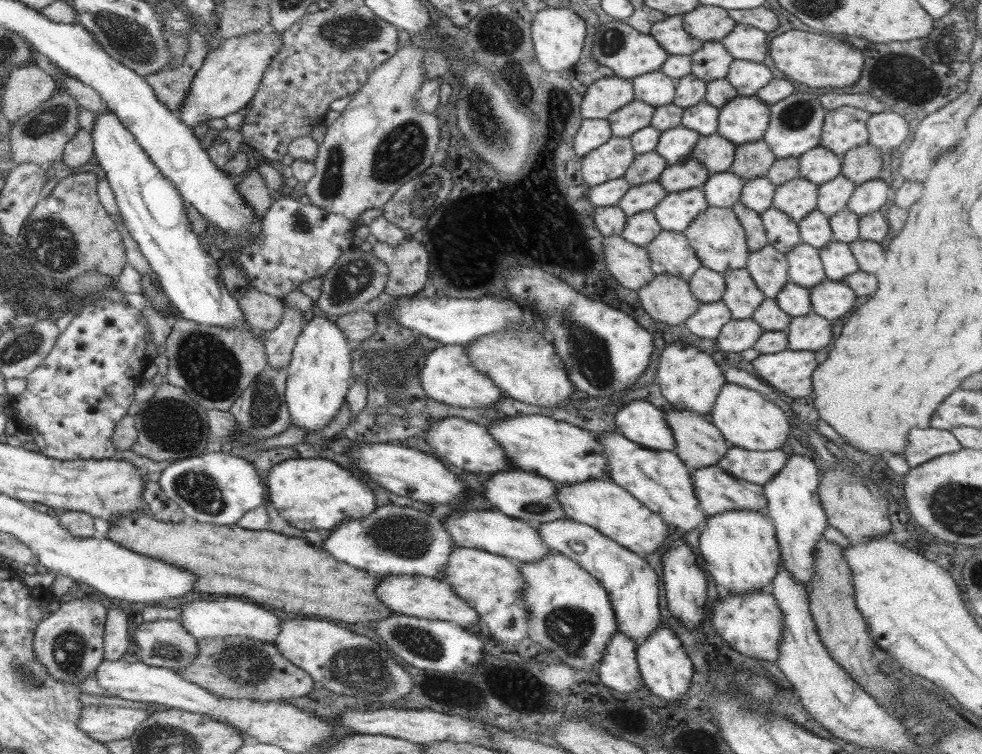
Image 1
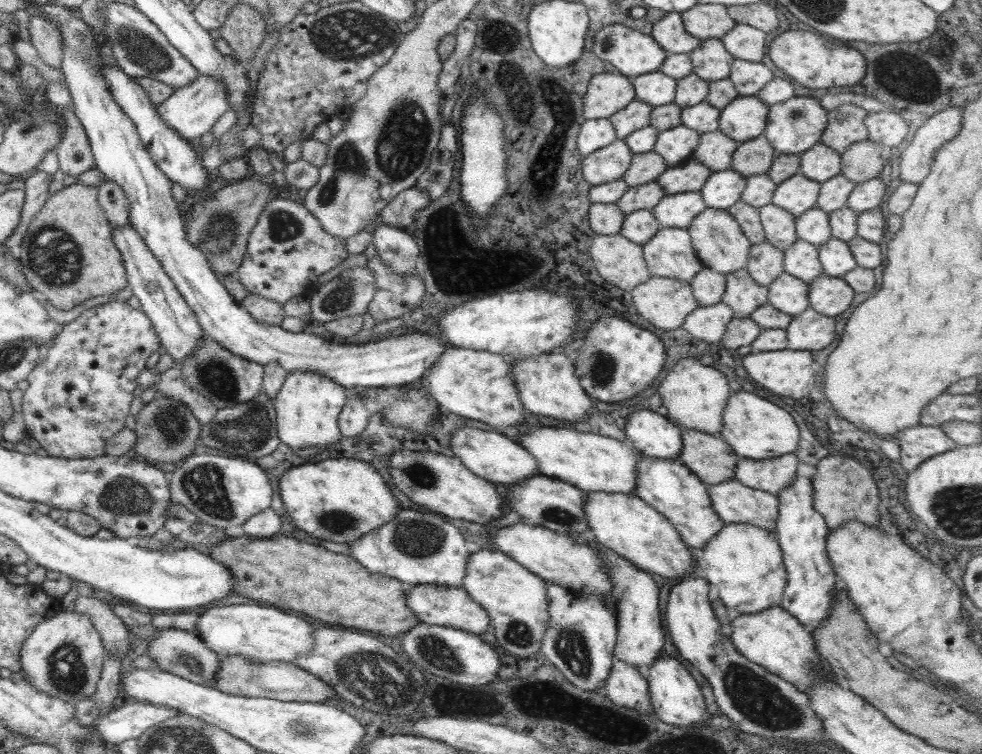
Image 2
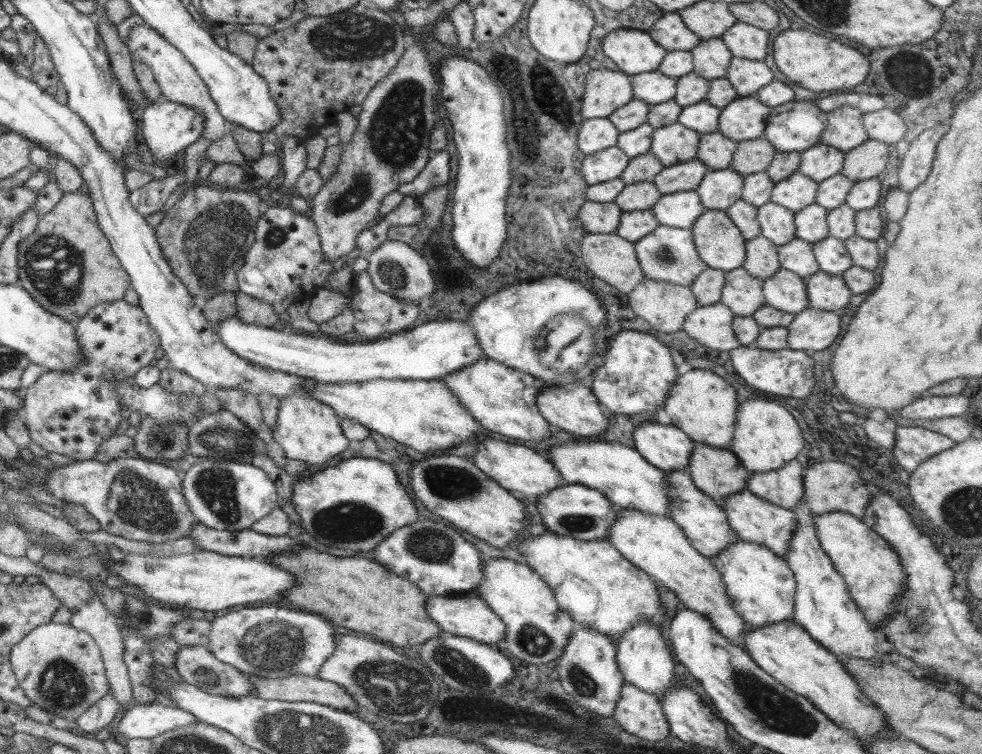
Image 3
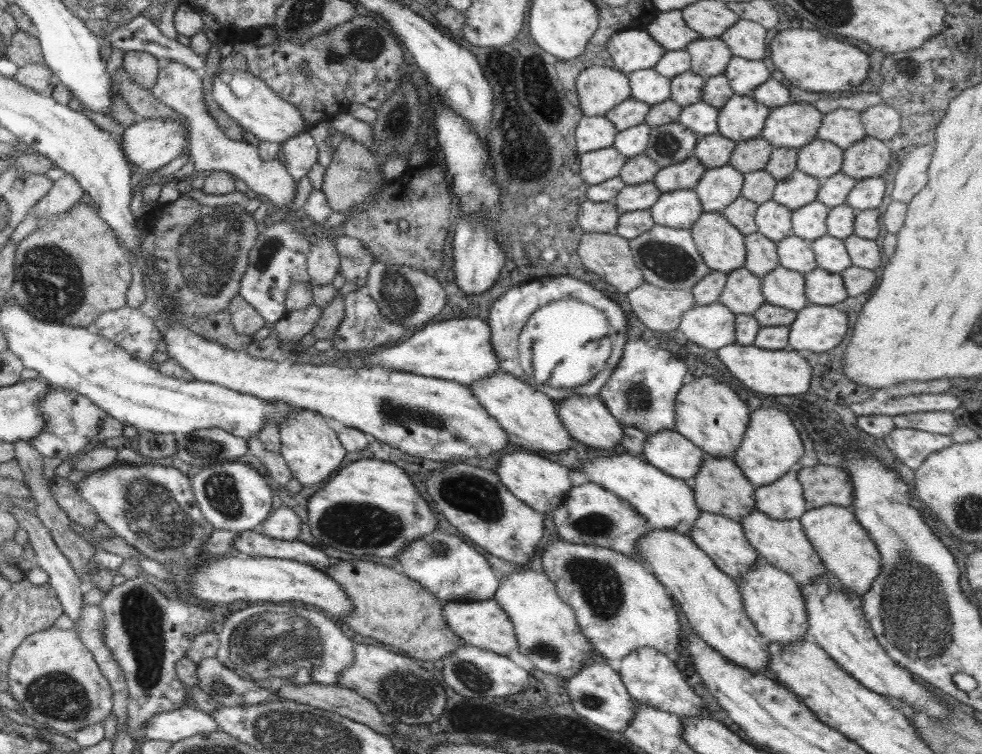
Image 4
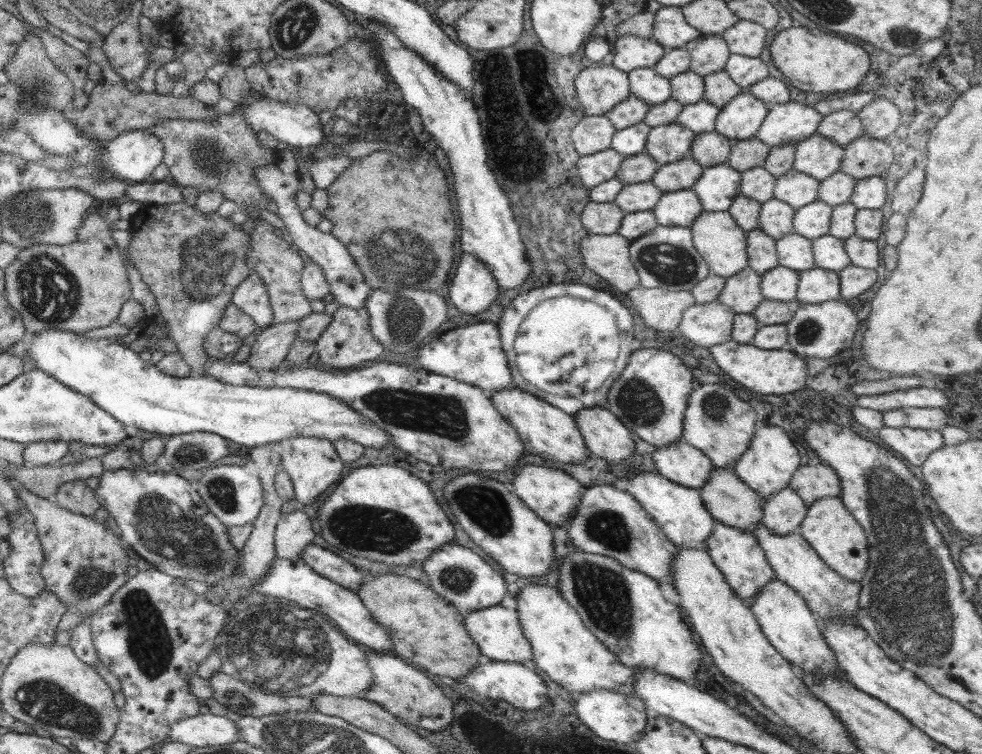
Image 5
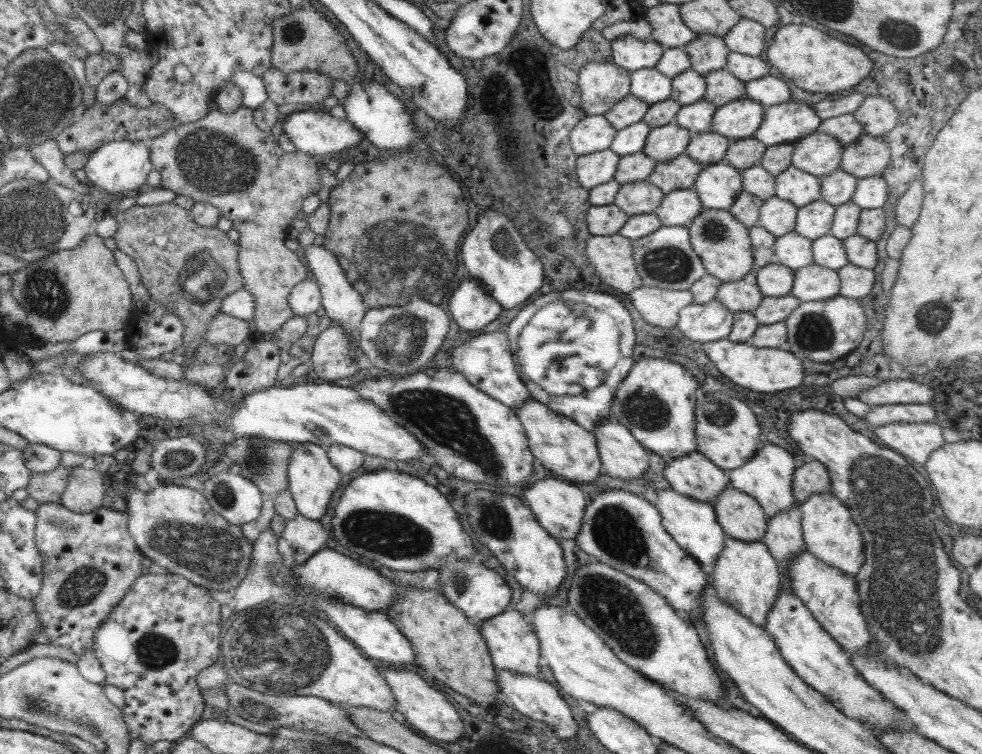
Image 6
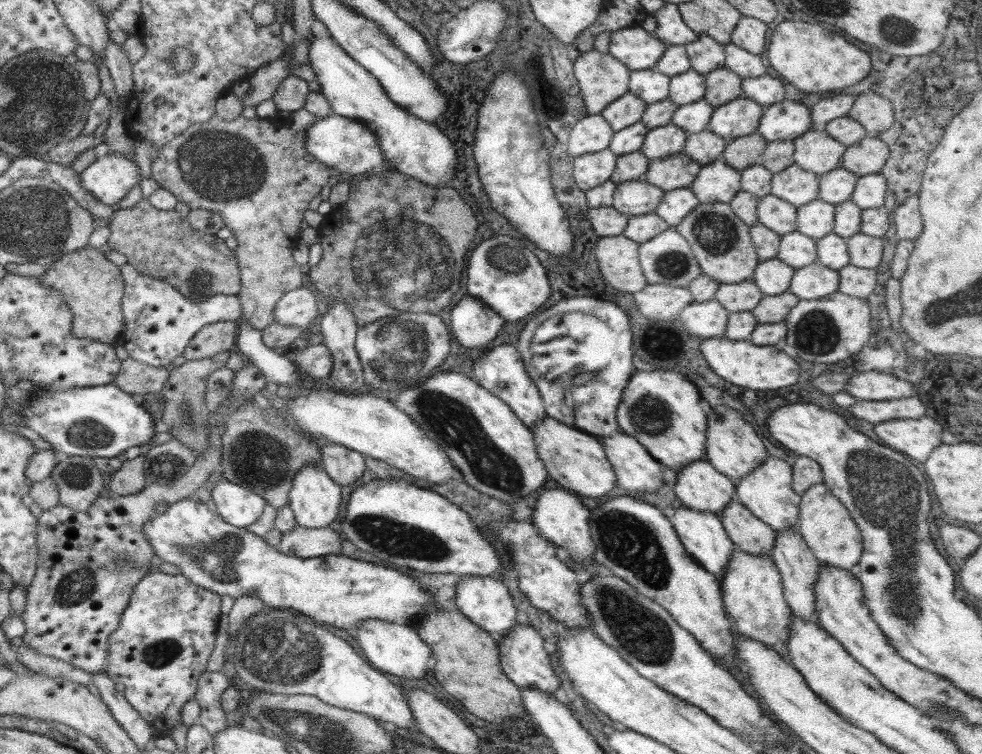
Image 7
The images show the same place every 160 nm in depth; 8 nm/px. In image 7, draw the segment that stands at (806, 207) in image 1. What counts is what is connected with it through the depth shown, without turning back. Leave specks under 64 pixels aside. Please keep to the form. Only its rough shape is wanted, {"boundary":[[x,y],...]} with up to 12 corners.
{"boundary":[[792,164],[770,194],[794,207],[819,198],[818,175]]}

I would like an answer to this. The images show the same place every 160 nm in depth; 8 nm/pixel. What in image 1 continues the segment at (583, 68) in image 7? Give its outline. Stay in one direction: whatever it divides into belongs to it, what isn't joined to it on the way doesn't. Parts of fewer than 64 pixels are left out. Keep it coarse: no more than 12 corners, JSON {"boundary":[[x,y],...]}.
{"boundary":[[601,78],[584,89],[584,119],[607,119],[634,99],[632,80]]}

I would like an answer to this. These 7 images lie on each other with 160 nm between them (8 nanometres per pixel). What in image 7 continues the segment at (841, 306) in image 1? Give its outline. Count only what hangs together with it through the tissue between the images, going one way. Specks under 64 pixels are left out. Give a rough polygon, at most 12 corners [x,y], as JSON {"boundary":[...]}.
{"boundary":[[818,260],[794,270],[788,292],[816,300],[839,290],[838,271]]}

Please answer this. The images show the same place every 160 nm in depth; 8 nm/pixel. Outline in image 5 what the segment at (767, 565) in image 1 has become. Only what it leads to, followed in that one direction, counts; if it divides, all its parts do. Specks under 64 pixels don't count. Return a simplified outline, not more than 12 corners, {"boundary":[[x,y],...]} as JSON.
{"boundary":[[773,578],[750,605],[770,645],[814,676],[845,676],[820,622]]}

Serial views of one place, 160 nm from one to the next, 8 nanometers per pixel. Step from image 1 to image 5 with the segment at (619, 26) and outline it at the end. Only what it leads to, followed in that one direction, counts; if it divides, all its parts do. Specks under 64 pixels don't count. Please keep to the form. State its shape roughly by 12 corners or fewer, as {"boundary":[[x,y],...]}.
{"boundary":[[617,37],[613,65],[653,68],[667,48],[650,38]]}

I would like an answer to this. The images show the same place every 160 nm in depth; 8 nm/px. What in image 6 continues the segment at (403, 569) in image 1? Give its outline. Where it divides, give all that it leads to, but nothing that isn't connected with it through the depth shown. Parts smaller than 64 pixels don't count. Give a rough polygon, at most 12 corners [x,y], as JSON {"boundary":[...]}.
{"boundary":[[476,559],[443,566],[440,592],[474,626],[508,609],[504,577]]}

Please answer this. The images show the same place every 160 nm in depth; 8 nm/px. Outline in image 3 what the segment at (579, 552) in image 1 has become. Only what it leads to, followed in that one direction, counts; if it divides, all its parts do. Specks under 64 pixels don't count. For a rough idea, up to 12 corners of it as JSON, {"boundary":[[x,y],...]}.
{"boundary":[[632,624],[616,644],[623,680],[658,698],[674,685],[660,628]]}

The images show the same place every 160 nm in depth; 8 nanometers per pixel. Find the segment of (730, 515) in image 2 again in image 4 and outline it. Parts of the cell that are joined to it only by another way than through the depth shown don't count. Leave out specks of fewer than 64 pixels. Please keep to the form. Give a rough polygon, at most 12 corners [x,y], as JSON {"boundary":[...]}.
{"boundary":[[755,508],[745,537],[800,588],[829,574],[798,518]]}

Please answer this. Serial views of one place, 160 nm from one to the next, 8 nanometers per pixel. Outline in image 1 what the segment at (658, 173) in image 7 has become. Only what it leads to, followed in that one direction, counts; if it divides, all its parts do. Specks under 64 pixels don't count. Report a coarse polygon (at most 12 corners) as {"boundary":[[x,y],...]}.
{"boundary":[[695,159],[668,165],[658,180],[669,193],[698,188],[711,172]]}

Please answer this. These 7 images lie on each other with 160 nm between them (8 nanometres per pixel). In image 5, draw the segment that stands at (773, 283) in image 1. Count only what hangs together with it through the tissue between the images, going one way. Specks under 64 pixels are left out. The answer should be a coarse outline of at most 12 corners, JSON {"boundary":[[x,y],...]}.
{"boundary":[[747,233],[748,267],[759,275],[779,265],[775,238]]}

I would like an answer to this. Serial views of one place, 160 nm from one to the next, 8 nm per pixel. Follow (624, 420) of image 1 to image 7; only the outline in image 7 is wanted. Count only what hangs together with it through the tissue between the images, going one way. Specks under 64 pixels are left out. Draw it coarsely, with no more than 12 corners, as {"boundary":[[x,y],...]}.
{"boundary":[[706,460],[677,473],[675,495],[690,510],[719,515],[735,484]]}

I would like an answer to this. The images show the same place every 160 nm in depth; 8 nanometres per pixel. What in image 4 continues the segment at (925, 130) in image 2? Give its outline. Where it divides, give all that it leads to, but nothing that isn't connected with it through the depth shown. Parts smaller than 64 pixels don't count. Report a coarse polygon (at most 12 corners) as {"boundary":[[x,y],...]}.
{"boundary":[[933,144],[906,155],[891,200],[908,205],[926,186]]}

